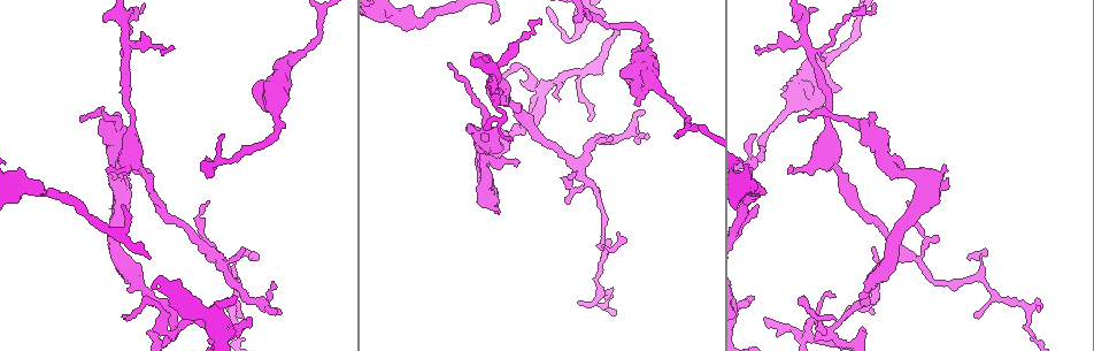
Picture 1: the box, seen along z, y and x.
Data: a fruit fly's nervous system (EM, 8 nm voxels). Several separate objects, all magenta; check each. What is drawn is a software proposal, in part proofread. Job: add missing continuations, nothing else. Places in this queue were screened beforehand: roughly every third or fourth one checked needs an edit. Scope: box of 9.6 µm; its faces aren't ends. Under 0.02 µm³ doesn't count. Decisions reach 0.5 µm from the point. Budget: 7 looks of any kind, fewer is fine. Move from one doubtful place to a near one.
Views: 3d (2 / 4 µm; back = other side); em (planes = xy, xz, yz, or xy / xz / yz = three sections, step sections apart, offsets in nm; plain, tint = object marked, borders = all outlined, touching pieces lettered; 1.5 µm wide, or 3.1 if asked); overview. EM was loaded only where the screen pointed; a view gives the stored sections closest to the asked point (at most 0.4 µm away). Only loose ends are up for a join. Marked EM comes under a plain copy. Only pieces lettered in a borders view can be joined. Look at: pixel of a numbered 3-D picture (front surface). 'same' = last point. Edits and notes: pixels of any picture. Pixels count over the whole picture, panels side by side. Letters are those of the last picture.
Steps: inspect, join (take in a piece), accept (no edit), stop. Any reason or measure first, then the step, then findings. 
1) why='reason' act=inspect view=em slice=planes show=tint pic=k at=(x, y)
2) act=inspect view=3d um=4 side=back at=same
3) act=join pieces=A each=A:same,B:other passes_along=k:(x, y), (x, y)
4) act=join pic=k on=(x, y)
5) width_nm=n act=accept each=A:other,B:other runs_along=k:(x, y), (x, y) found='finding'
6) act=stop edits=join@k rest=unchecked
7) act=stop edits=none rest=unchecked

act=inspect view=3d um=4 pic=1 at=(223, 135)

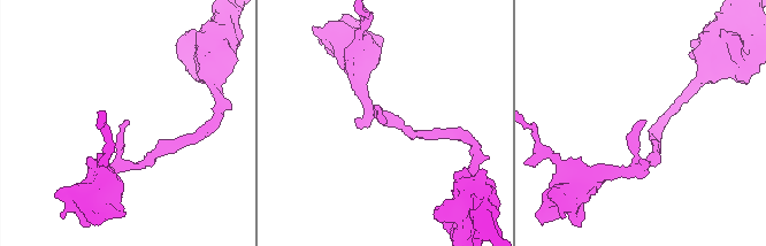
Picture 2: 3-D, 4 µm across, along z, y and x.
act=inspect view=em slice=yz step=4 show=borders pic=2 at=(384, 123)

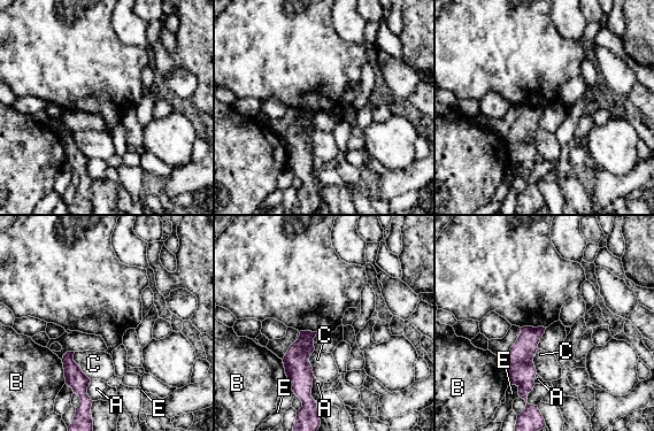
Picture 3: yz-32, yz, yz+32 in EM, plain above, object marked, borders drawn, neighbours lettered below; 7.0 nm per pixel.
act=accept each=A:other,B:other,C:other,E:other border=3:(314, 377), (310, 395), (316, 402) found='no lettered piece goes on from it'

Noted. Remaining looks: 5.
why='branch stops here' act=inspect view=em slice=xz step=4 show=borders pic=1 at=(252, 318)

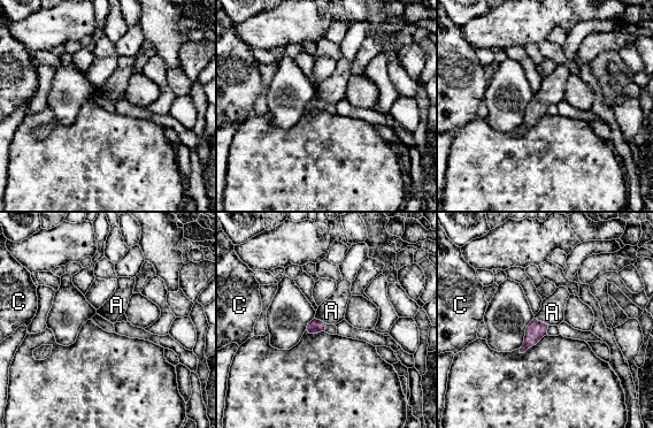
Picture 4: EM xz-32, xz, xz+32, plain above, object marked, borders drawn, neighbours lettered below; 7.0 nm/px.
act=inspect view=em slice=planes show=borders at=same

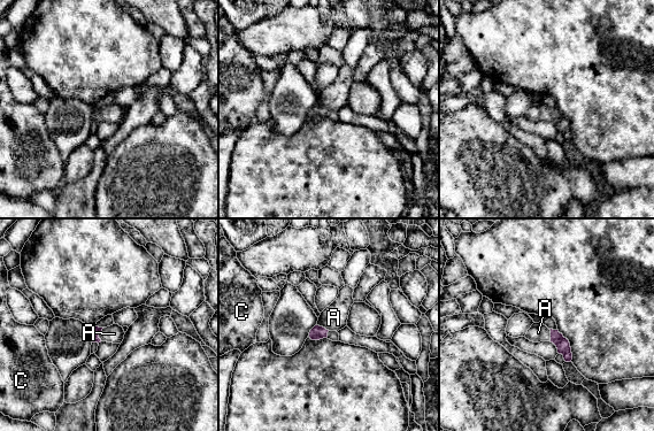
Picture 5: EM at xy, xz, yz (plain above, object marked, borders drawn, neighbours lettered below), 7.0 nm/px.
longest_contact=A:100nm act=join pieces=A each=A:same,C:other found='the neuron continues'

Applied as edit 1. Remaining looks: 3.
why='redraw' act=inspect view=overview

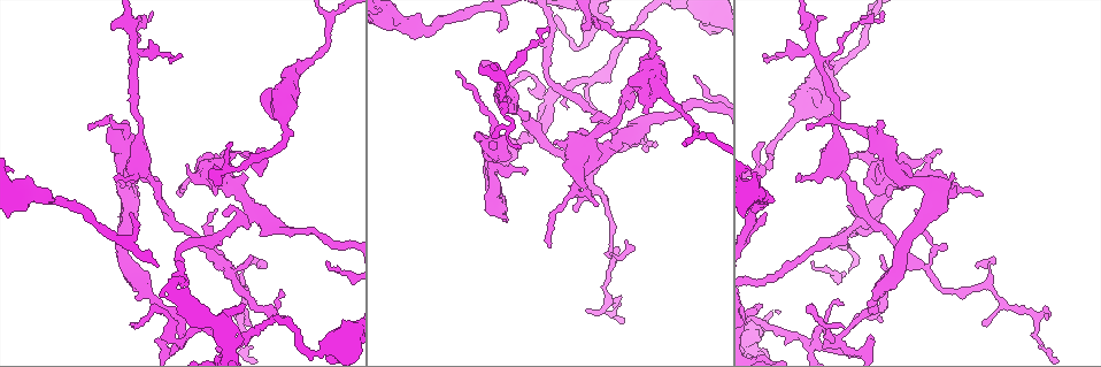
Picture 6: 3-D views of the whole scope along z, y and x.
why='branch stops here' act=inspect view=em slice=planes show=borders pic=6 at=(186, 164)

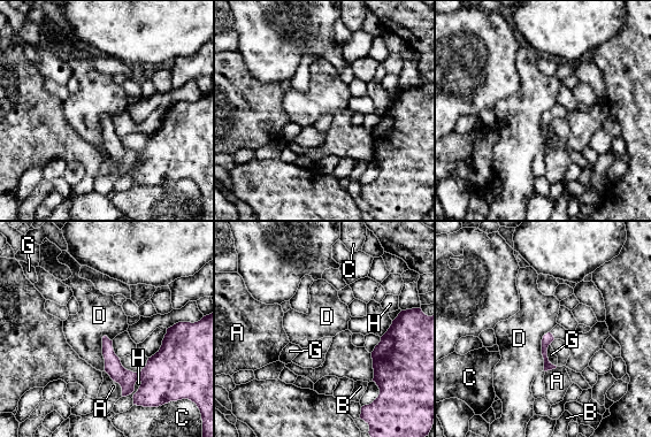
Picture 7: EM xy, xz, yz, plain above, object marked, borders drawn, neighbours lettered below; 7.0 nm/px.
longest_contact=D:260nm act=accept each=A:other,B:other,C:other,D:other,G:other,H:other runs_along=7:(173, 329), (161, 359), (124, 392) found='none of them fits'

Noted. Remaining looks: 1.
act=stop edits=join@5 rest=unchecked

